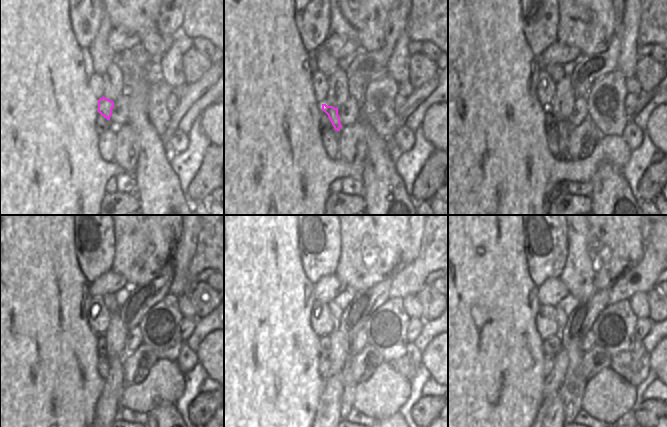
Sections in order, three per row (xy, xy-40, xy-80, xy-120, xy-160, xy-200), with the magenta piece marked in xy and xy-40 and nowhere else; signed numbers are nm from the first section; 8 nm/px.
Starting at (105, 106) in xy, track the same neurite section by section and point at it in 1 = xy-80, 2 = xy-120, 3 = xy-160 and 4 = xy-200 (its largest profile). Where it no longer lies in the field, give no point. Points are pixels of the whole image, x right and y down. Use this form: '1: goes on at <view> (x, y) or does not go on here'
1: goes on at xy-80 (563, 128)
2: goes on at xy-120 (106, 412)
3: goes on at xy-160 (327, 418)
4: goes on at xy-200 (550, 418)

